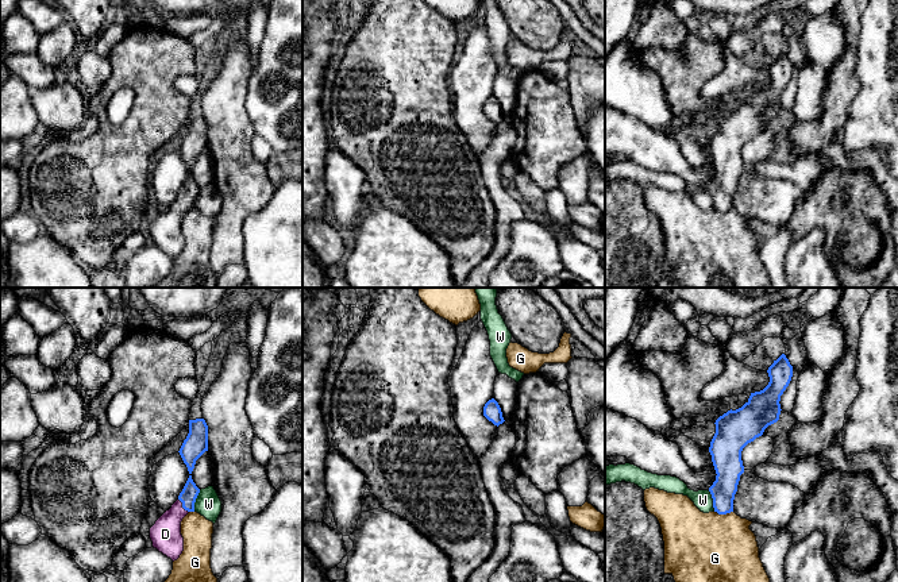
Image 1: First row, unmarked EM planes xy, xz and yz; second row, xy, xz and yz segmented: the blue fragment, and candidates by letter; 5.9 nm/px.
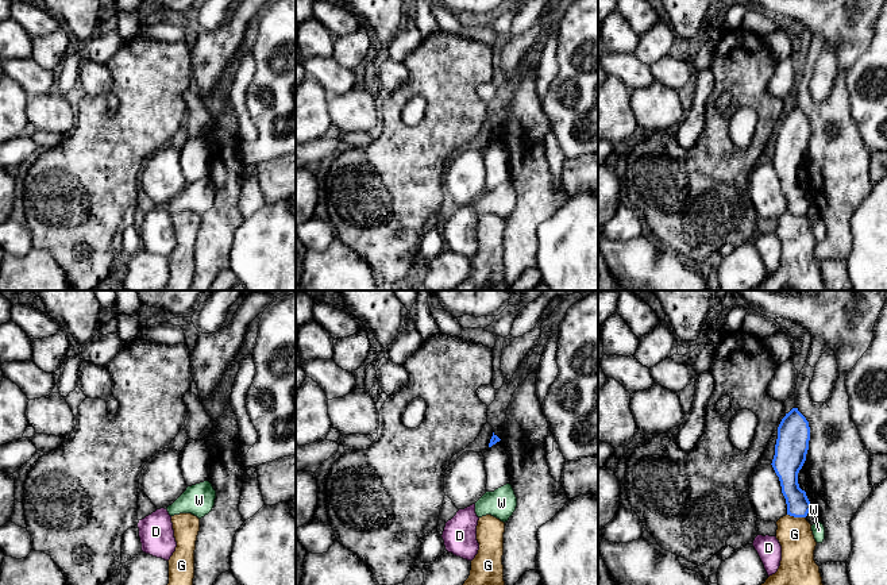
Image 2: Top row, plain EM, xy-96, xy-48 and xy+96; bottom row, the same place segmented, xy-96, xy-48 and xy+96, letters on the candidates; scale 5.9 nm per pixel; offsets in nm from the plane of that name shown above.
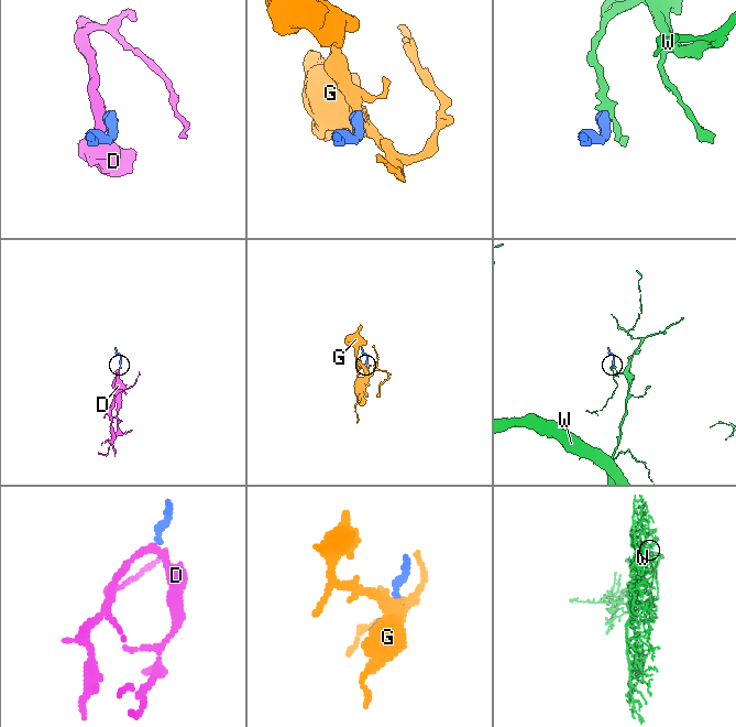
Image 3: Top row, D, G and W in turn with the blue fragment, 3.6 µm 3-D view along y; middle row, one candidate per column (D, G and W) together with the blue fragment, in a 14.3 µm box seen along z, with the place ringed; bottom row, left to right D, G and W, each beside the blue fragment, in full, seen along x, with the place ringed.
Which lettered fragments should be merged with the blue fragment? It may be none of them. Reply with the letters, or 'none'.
D

